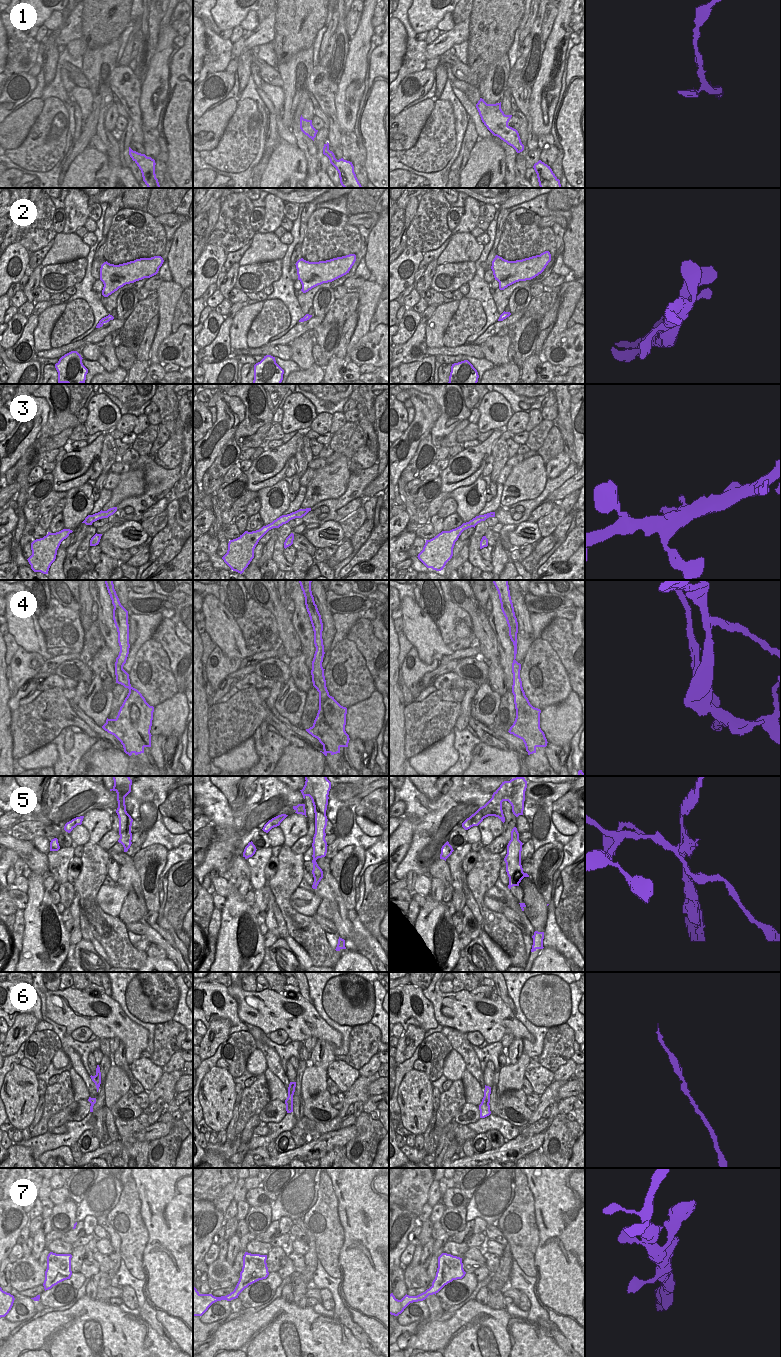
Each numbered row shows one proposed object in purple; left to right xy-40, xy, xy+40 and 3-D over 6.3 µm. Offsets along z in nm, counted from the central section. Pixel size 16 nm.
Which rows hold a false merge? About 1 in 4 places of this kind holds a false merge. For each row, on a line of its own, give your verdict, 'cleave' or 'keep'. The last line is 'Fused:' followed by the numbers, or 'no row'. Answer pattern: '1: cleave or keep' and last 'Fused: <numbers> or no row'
1: keep
2: keep
3: keep
4: cleave
5: cleave
6: keep
7: keep
Fused: 4, 5

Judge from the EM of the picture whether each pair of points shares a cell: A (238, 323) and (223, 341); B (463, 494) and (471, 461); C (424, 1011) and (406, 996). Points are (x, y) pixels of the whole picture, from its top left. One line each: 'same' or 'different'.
A: different
B: different
C: same

